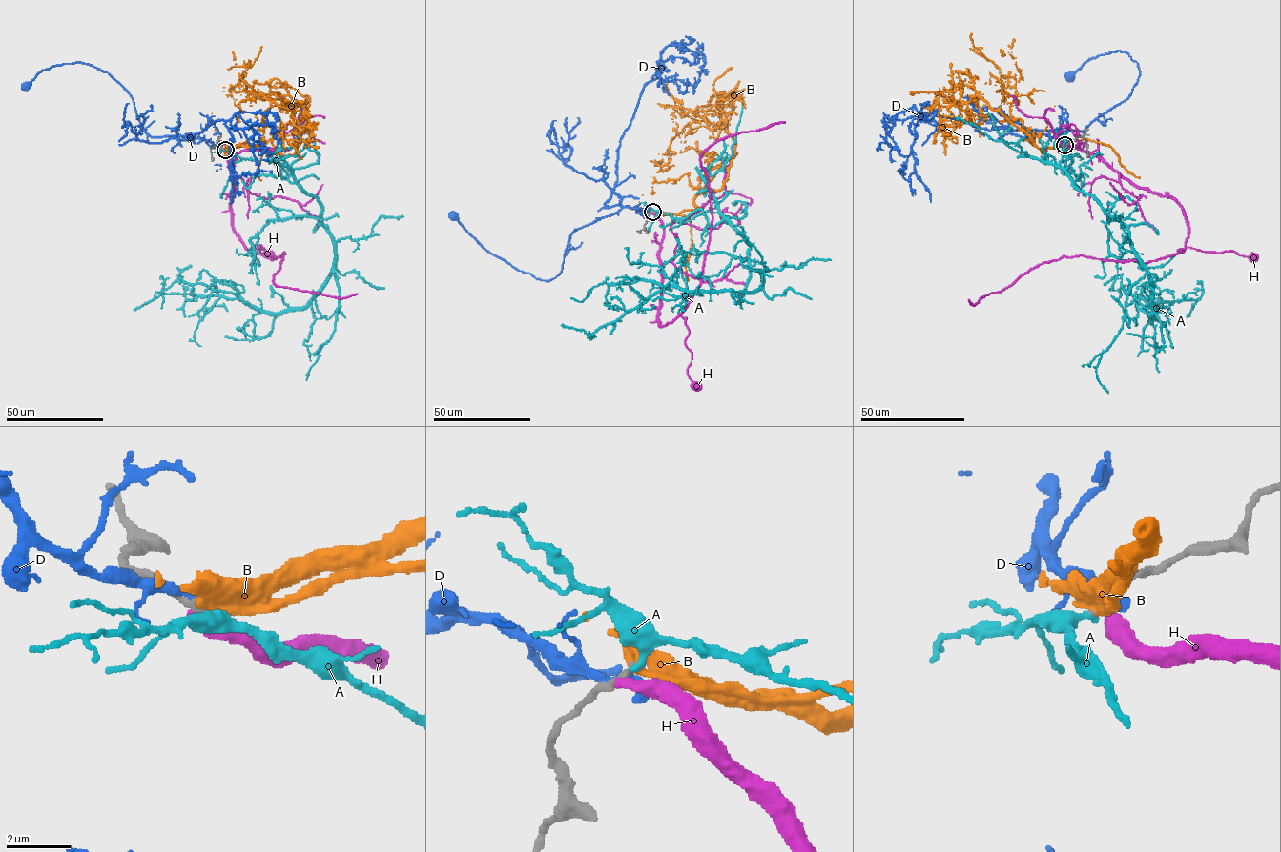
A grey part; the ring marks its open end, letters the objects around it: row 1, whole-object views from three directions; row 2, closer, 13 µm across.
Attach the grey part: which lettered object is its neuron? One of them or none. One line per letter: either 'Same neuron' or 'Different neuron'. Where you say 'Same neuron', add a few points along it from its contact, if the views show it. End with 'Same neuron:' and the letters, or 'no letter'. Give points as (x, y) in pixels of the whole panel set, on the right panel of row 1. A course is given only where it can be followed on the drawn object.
A: Different neuron
B: Different neuron
D: Different neuron
H: Different neuron
Same neuron: no letter

